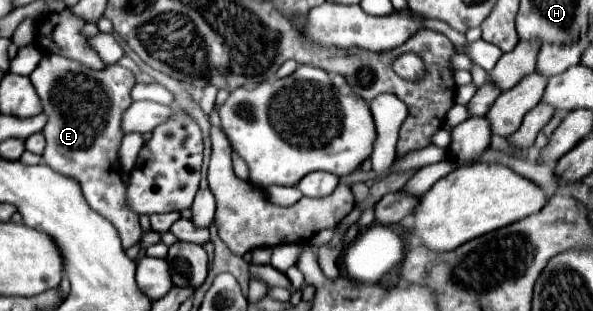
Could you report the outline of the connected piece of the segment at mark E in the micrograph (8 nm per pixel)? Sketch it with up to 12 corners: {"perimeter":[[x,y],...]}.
{"perimeter":[[45,55],[29,79],[49,117],[43,161],[137,245],[119,117],[133,73]]}

